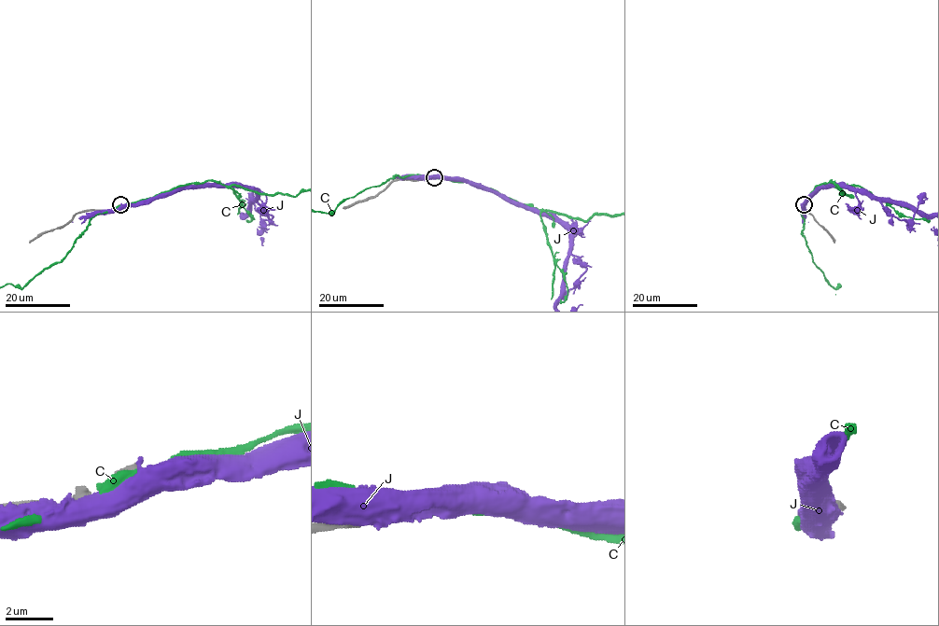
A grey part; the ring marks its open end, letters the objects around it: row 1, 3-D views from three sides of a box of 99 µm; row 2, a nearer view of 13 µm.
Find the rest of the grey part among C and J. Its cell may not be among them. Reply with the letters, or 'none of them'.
none of them

